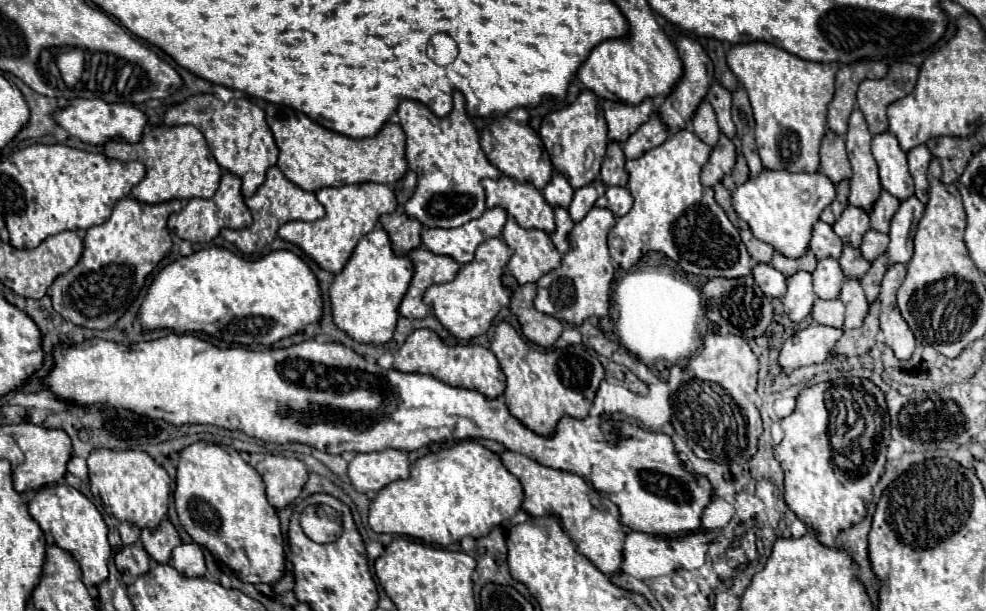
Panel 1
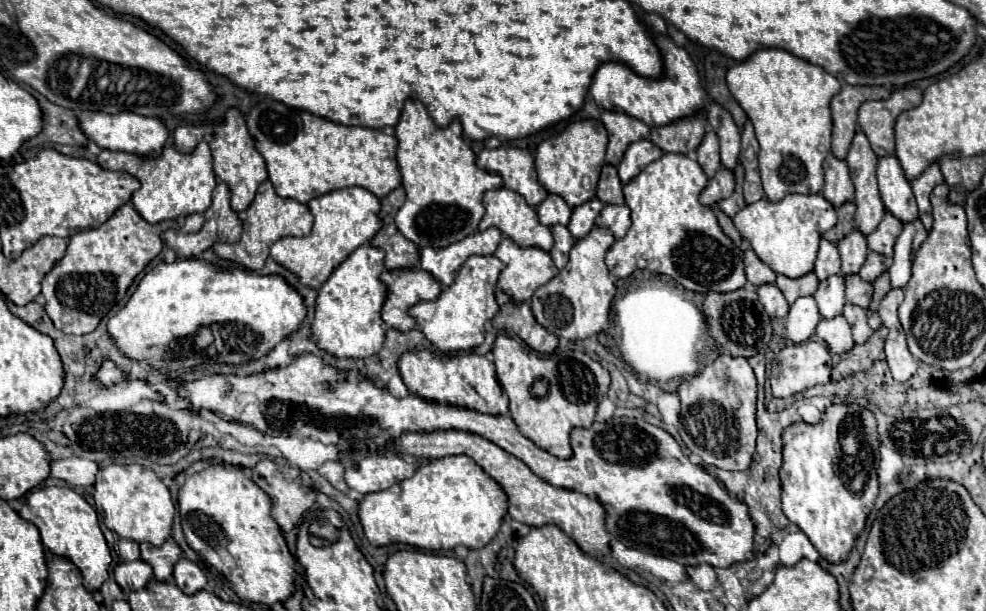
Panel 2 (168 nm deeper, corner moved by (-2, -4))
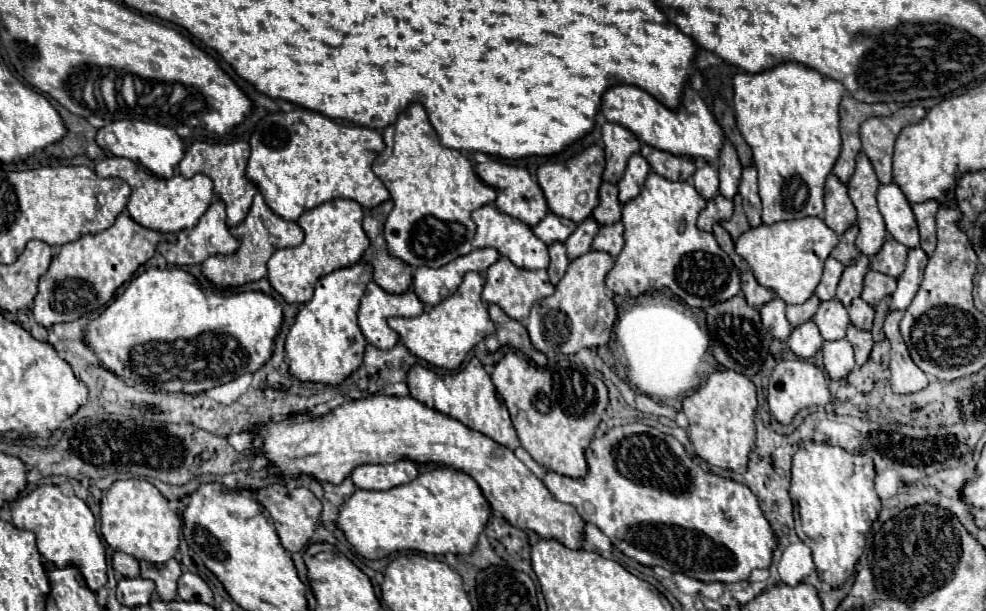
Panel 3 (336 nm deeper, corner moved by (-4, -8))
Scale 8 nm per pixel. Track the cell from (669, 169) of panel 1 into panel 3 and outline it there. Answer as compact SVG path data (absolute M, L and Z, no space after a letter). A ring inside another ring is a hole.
M649 172L639 198L631 200L623 206L621 222L625 226L625 232L623 232L625 246L623 246L621 254L617 256L613 270L607 274L607 282L605 282L607 288L613 294L619 294L619 296L627 294L631 298L637 298L637 296L653 292L653 290L667 288L677 298L681 298L687 306L703 308L703 310L707 310L711 304L725 302L729 298L733 298L735 294L739 294L739 290L741 290L739 270L735 268L731 258L719 248L715 236L711 232L701 232L695 224L697 216L705 208L705 204L707 202L699 196L699 192L689 182L669 182L661 176L657 176L655 172Z

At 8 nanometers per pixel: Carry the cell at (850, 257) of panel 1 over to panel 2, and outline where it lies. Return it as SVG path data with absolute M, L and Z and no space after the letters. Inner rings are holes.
M859 274L845 278L845 298L849 304L857 304L861 308L867 308L871 302L871 294L873 294L871 282L861 280Z

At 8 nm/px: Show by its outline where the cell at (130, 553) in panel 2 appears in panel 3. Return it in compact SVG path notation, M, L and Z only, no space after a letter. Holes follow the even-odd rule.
M115 552L111 558L111 566L115 572L119 572L125 578L137 578L139 576L139 562L125 552Z

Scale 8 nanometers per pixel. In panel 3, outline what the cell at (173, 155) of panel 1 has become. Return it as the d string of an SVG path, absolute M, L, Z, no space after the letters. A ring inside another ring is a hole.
M109 156L97 162L95 172L99 178L125 180L131 188L131 198L127 204L129 216L143 228L157 230L157 232L181 232L185 228L193 228L213 200L213 182L203 174L195 174L193 178L183 178L181 174L177 174L165 180L165 178L157 178L155 174L143 170L131 160L117 158L117 156Z

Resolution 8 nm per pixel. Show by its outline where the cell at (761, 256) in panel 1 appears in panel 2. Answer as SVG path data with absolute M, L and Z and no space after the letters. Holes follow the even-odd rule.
M751 248L745 252L745 274L747 280L755 286L775 282L775 272L767 264L761 264L761 260L757 260L757 254Z

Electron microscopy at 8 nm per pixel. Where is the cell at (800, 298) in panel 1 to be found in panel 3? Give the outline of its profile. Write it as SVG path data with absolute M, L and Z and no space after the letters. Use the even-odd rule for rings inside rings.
M805 322L799 328L795 328L787 340L787 346L791 348L791 352L799 358L813 358L821 346L823 346L823 338L819 334L819 328L815 326L815 322Z

